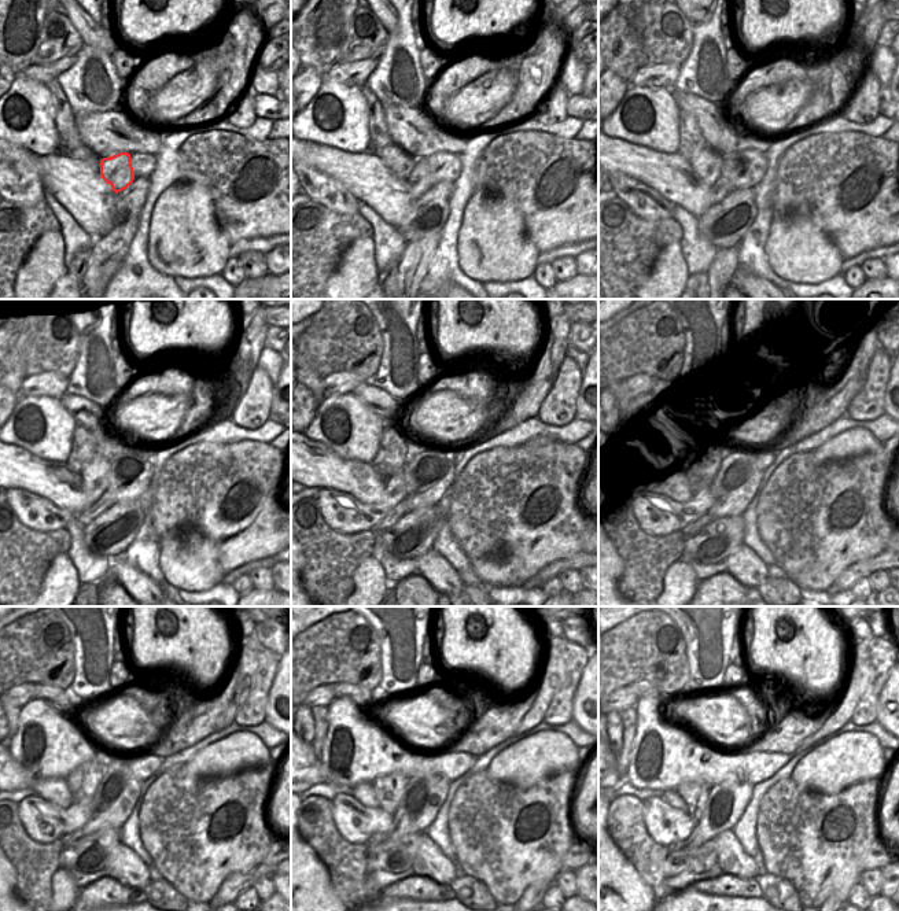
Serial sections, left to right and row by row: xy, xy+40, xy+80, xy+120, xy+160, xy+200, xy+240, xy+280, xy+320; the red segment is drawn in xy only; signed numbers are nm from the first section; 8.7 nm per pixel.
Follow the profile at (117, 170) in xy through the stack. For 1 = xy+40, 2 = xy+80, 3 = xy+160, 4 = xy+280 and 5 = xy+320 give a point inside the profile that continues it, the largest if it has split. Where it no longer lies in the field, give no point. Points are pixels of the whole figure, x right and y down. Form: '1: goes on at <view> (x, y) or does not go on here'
1: goes on at xy+40 (422, 179)
2: goes on at xy+80 (722, 187)
3: goes on at xy+160 (406, 505)
4: goes on at xy+280 (372, 843)
5: goes on at xy+320 (678, 848)

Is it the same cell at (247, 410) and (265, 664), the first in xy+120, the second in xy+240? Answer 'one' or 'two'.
one

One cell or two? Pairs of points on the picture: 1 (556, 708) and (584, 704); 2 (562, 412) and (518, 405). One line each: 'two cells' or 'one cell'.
1: two cells
2: two cells

